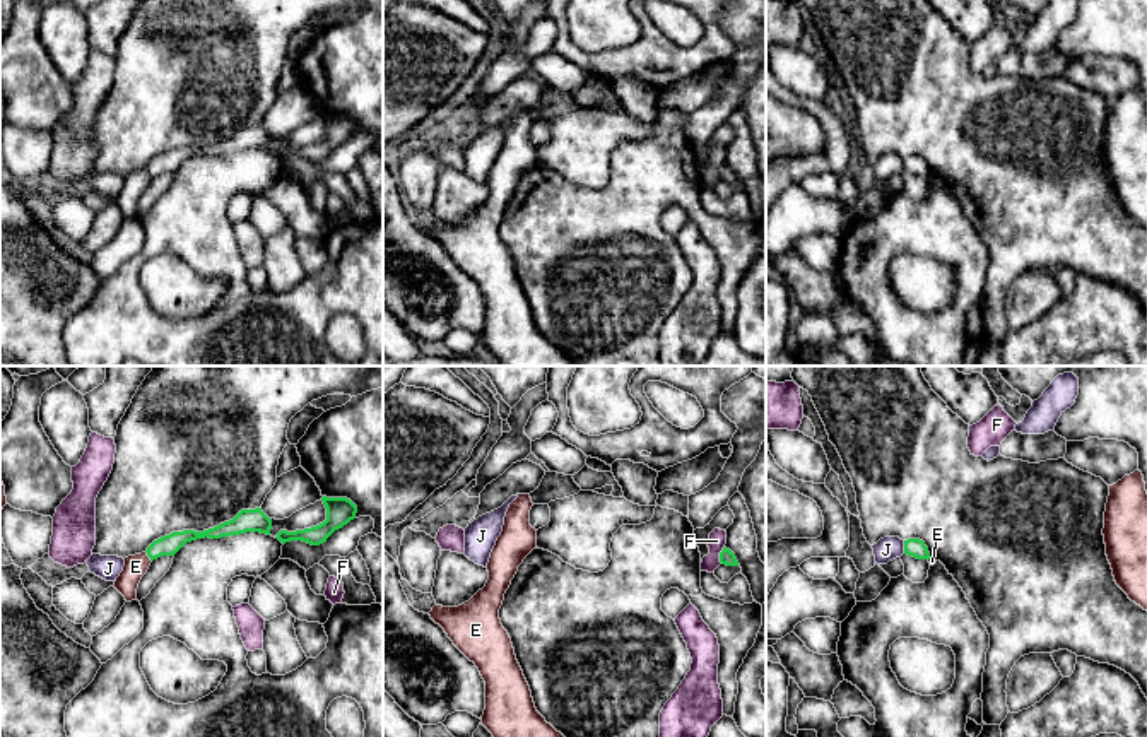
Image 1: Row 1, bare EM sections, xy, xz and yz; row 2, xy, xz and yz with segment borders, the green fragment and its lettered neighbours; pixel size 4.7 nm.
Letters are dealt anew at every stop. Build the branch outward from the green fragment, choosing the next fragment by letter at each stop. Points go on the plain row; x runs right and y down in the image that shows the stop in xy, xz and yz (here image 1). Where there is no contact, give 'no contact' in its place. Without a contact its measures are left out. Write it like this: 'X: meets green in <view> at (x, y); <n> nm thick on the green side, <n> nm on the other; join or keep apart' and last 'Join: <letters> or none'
E: meets green in xy at (147, 171); 100 nm thick on the green side, 110 nm on the other; keep apart
F: meets green in xz at (720, 171); 70 nm thick on the green side, 80 nm on the other; keep apart
J: meets green in yz at (905, 165); 90 nm thick on the green side, 110 nm on the other; keep apart
Join: none

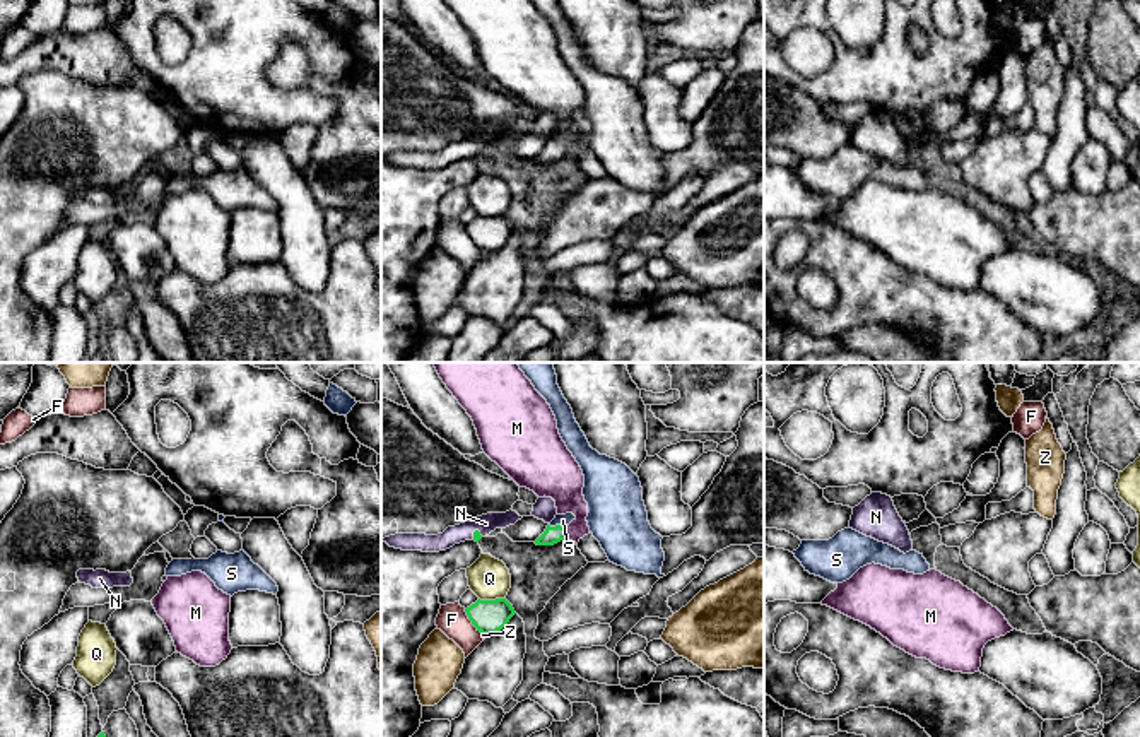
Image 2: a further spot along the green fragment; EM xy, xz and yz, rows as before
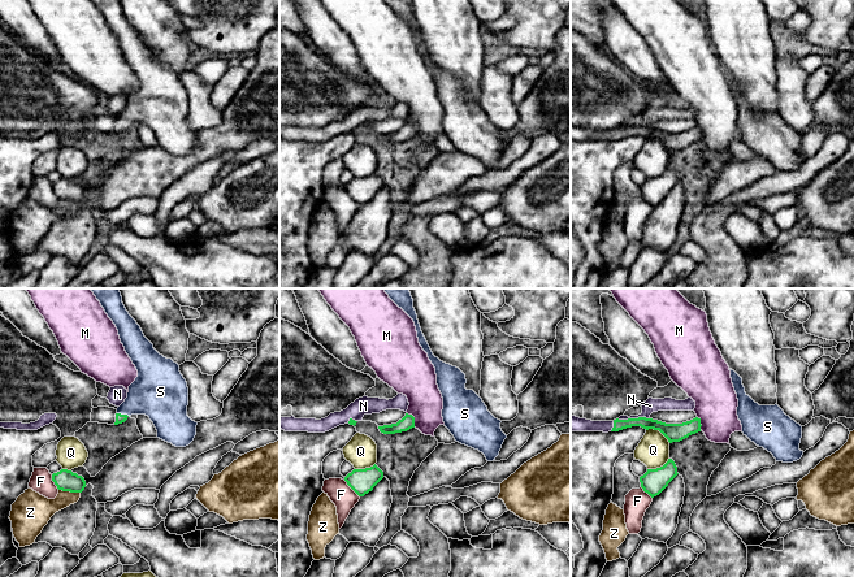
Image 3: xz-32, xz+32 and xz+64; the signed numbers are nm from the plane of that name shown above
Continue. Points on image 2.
F: meets green in xz at (470, 236); 160 nm thick on the green side, 140 nm on the other; keep apart
M: meets green in xz at (564, 149); 80 nm thick on the green side, 200 nm on the other; keep apart
N: meets green in xz at (477, 147); 40 nm thick on the green side, 90 nm on the other; keep apart
Q: meets green in xz at (493, 218); 160 nm thick on the green side, 200 nm on the other; keep apart
S: meets green in xz at (556, 142); 80 nm thick on the green side, 60 nm on the other; join
Z: meets green in xz at (486, 250); 160 nm thick on the green side, 20 nm on the other; keep apart
Join: S

